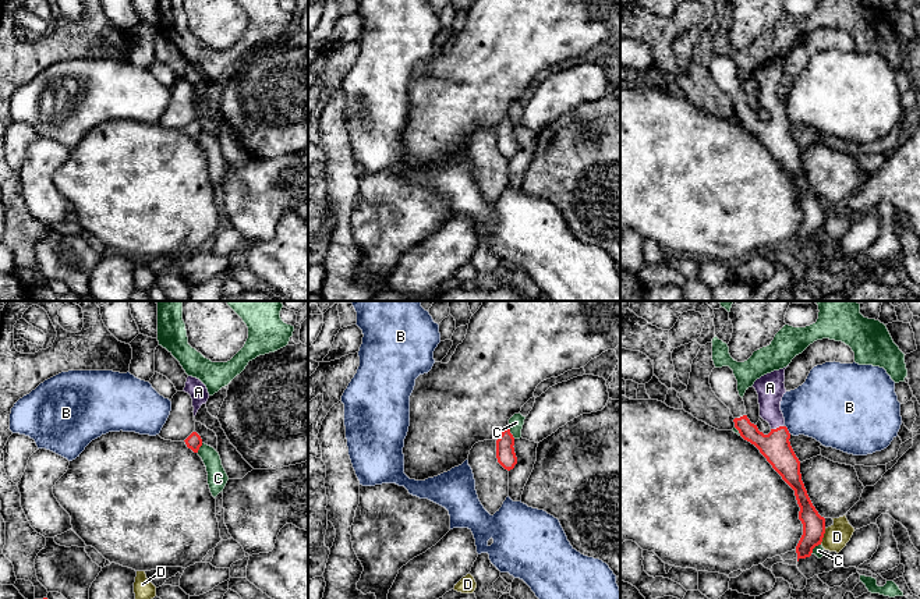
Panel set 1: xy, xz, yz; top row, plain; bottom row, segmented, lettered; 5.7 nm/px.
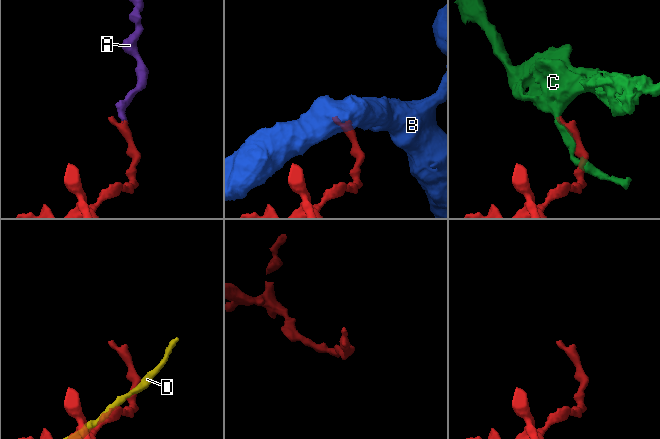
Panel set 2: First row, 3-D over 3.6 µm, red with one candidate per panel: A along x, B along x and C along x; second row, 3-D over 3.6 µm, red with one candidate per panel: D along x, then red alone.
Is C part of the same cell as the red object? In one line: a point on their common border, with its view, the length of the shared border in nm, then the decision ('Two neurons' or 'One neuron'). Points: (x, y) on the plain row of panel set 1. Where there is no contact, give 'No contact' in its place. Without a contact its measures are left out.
Touches red at yz (814, 234). Shared border 90 nm. Two neurons

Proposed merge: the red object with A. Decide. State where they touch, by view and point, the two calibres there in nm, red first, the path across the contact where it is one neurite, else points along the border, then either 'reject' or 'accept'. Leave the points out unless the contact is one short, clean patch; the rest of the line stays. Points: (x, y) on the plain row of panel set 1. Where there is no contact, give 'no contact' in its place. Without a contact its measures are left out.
contact yz (777, 116); calibres 170 and 160 nm; way yz (775, 134), (777, 116), (770, 99), (770, 75); accept

